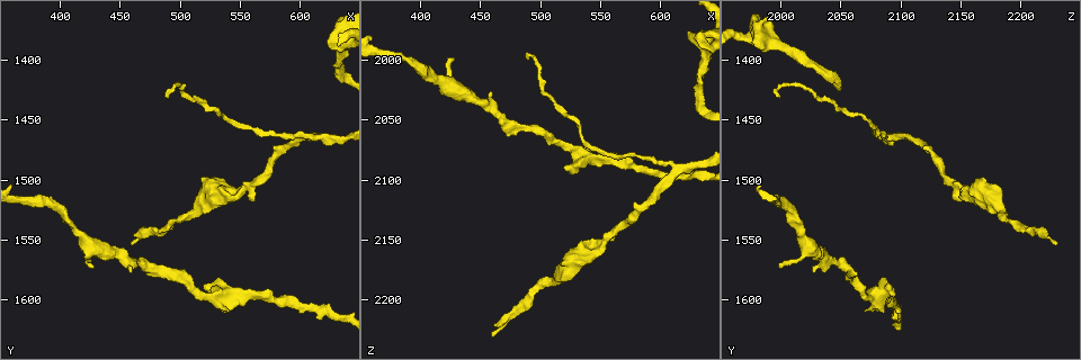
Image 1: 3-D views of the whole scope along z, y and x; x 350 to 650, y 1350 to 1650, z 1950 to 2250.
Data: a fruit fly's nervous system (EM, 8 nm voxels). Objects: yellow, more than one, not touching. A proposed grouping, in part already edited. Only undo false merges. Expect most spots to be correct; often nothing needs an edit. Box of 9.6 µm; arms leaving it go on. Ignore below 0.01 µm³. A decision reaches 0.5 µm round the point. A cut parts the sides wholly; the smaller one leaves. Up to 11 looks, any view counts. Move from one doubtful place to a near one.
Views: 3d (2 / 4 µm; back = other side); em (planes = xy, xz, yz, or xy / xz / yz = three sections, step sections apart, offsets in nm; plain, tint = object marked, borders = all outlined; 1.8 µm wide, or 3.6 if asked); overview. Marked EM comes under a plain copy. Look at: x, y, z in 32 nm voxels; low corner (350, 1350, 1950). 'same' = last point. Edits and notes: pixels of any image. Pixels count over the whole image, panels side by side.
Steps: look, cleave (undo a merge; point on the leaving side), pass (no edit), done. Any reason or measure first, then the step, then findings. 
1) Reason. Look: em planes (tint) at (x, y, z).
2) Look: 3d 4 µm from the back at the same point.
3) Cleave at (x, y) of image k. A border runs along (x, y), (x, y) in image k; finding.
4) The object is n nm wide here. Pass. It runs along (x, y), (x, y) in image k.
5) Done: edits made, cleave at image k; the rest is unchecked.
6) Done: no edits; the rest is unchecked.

A fork. Look: em yz step 8 (tint) at (534, 1594, 2082).

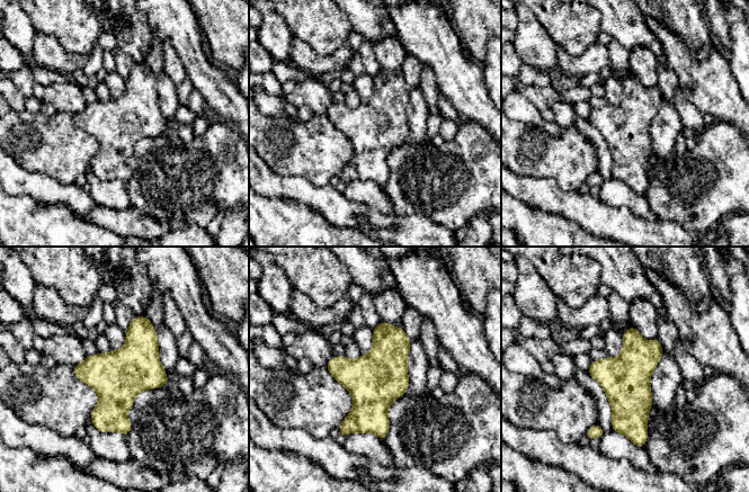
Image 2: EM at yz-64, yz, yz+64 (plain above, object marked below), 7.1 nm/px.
Look: em planes (tint) at the same point.

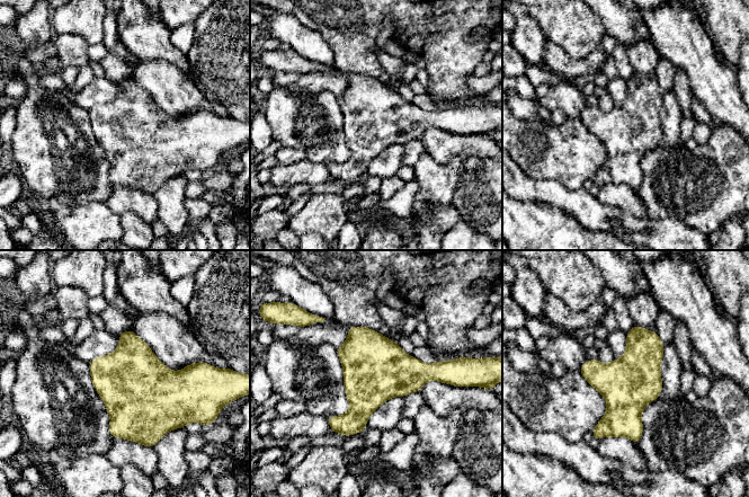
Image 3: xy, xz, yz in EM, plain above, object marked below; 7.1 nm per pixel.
Pass. One neuron here.

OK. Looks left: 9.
Sudden change in width. Look: em 3.6 µm planes (tint) at (542, 1508, 2164).

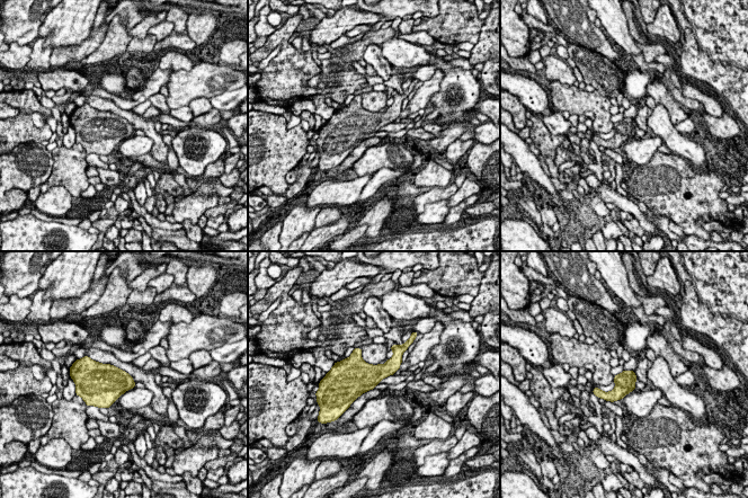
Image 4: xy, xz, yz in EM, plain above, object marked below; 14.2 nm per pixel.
Pass. Continuous, no second neuron.

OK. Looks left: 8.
Look: 3d 2 µm at (614, 1466, 2094).

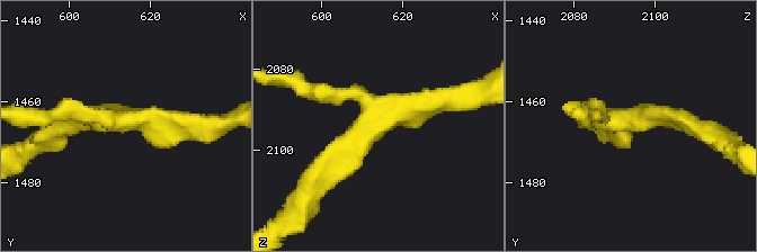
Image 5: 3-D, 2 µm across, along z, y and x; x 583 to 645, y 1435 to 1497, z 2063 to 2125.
3 arms meet here; need the tissue. Look: em planes (borders) at (612, 1465, 2093).

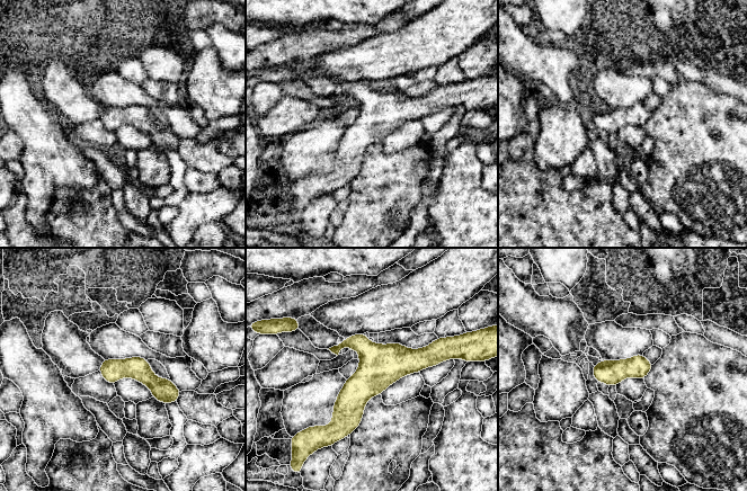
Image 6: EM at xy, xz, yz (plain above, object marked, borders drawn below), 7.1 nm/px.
Pass. One neuron here.

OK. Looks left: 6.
Sharp bend. Look: em xy step 8 (borders) at (632, 1388, 1986).

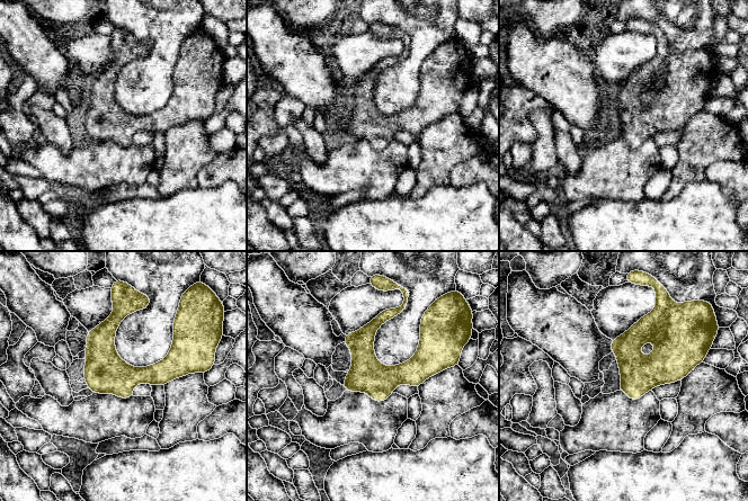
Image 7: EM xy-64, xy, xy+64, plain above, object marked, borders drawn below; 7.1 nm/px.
The object is 240 nm wide here. Pass. It runs along (347, 337), (381, 373), (439, 365) in image 7; all the same neuron.

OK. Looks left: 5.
Done: no edits; the rest is unchecked.

